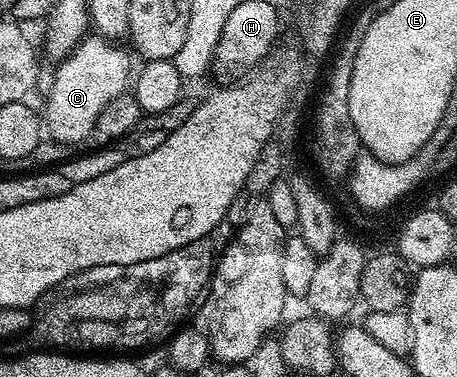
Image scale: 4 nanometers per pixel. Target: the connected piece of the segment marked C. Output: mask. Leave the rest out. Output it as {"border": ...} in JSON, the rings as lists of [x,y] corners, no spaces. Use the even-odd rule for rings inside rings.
{"border":[[[90,33],[82,42],[74,46],[74,50],[57,64],[54,71],[54,80],[50,83],[50,92],[46,95],[46,111],[44,110],[44,131],[51,140],[57,143],[78,145],[86,138],[94,135],[96,117],[104,110],[104,105],[112,101],[112,97],[120,97],[127,94],[128,84],[132,79],[132,67],[130,71],[131,52],[125,51],[117,42],[104,39],[97,33]]]}

